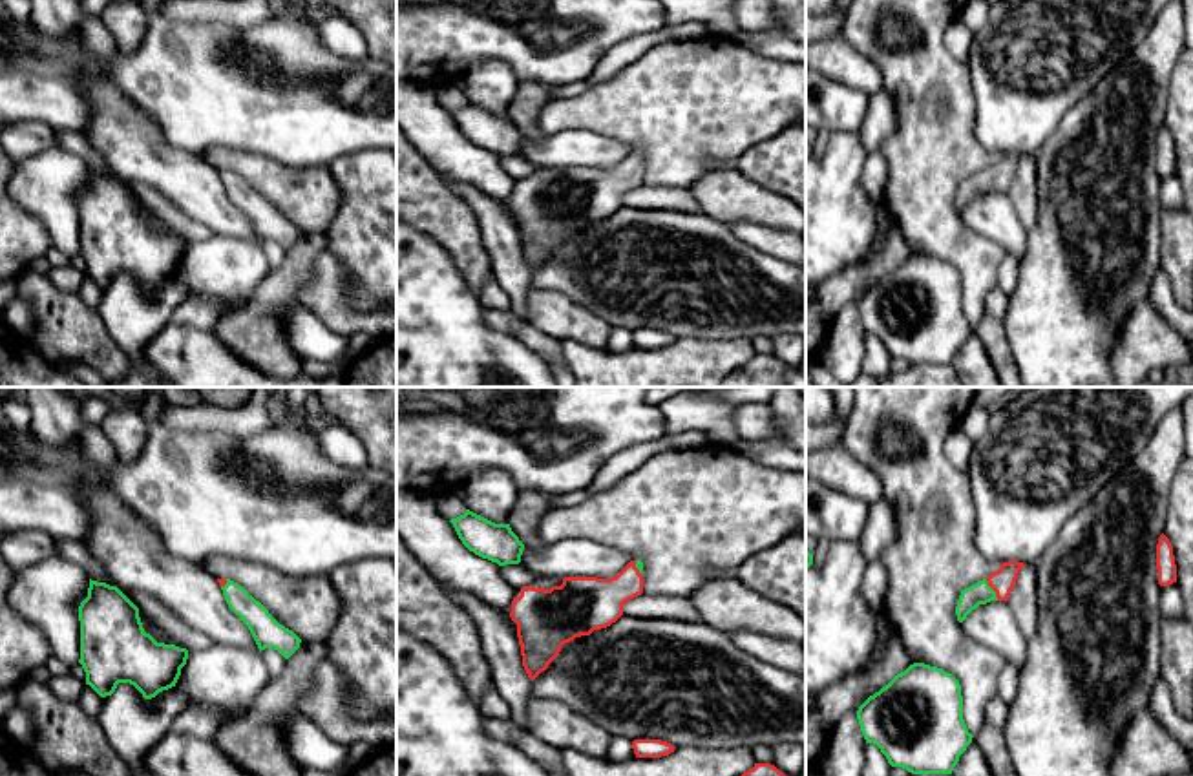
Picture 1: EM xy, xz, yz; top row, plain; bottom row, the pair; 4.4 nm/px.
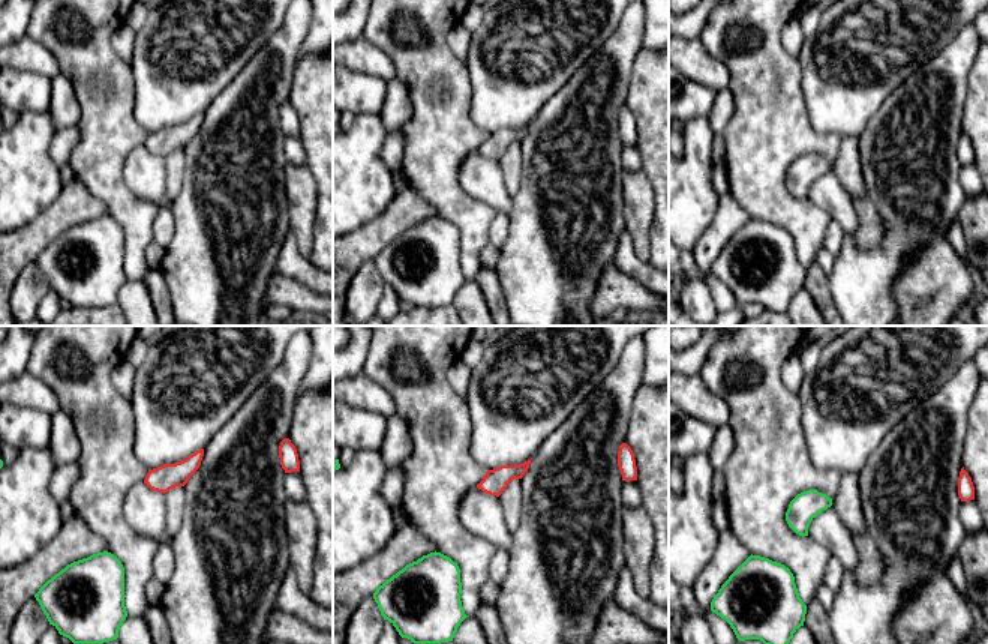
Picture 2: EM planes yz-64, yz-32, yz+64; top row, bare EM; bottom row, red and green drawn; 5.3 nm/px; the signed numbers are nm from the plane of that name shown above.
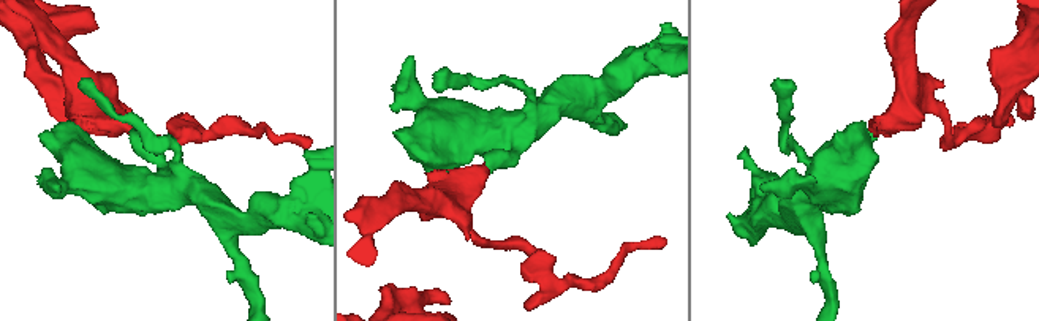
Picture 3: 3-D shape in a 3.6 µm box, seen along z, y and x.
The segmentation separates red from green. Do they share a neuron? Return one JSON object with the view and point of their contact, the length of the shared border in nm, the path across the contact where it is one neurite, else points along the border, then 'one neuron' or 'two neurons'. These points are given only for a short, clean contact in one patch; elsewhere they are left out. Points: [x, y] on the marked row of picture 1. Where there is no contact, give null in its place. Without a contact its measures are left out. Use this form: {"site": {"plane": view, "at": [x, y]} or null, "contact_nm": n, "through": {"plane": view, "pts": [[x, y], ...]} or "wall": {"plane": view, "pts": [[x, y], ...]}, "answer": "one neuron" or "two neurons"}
{"site": {"plane": "yz", "at": [992, 588]}, "contact_nm": 110, "through": {"plane": "yz", "pts": [[1002, 581], [992, 588], [971, 597]]}, "answer": "one neuron"}

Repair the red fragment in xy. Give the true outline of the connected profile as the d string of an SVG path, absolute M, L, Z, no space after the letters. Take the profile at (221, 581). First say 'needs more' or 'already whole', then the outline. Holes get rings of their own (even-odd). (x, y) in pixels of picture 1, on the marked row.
needs more; M217 579L217 582L228 608L248 626L259 652L274 648L289 659L300 648L301 639L280 624L243 586L230 579Z

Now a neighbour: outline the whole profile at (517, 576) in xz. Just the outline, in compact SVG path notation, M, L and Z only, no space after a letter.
M521 564L501 566L501 573L513 588L530 586L535 581L535 575Z

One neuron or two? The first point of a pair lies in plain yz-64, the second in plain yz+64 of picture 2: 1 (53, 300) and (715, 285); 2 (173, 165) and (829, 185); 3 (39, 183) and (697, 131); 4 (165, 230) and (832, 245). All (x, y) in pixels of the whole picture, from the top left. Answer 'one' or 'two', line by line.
1: one
2: two
3: one
4: one

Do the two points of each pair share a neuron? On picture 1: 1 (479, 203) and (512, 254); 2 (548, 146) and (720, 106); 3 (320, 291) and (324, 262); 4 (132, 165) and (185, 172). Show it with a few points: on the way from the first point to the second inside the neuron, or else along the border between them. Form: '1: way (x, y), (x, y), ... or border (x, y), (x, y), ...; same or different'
1: way (492, 216), (503, 241); same
2: border (558, 130), (594, 130), (616, 137), (629, 152); different
3: way (324, 283), (324, 269); same
4: way (145, 165), (159, 165), (172, 172); same

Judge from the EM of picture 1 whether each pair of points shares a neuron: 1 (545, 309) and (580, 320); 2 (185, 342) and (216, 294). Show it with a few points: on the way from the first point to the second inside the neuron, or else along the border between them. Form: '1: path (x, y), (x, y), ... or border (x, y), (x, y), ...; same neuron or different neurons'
1: path (554, 313), (570, 320); same neuron
2: border (170, 320), (211, 331); different neurons

